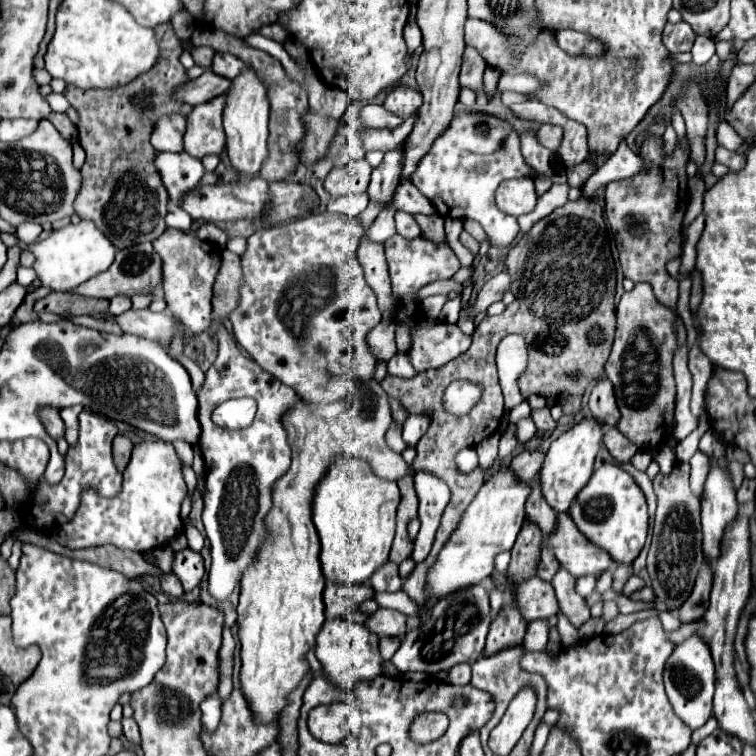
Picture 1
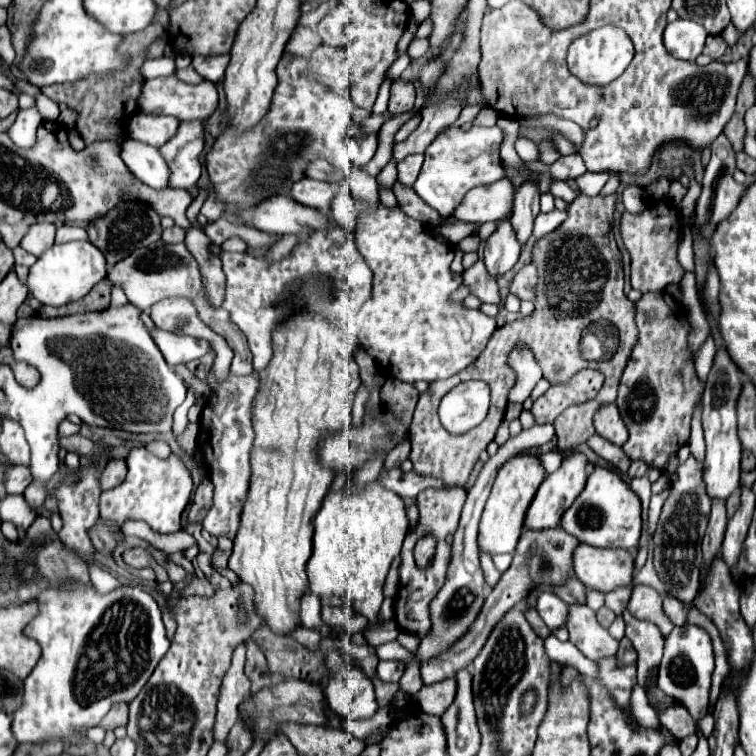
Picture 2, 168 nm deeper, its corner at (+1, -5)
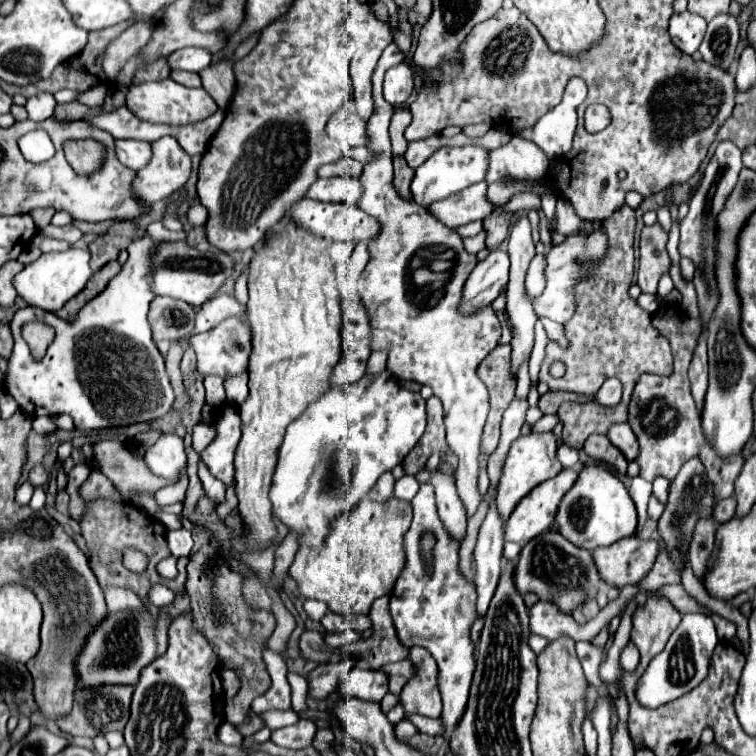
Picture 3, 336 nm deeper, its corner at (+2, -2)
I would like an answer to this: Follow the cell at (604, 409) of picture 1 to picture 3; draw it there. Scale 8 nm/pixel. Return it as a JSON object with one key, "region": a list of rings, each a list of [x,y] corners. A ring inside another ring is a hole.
{"region":[[[613,424],[607,438],[625,454],[625,458],[629,462],[633,462],[637,458],[637,452],[639,452],[639,444],[637,444],[637,438],[633,434],[633,430],[629,428],[629,424]]]}

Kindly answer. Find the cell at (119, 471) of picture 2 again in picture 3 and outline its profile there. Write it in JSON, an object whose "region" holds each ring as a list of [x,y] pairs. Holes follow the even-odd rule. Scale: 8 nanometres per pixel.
{"region":[[[91,472],[89,474],[89,478],[79,488],[79,496],[83,500],[93,500],[93,498],[99,498],[99,496],[107,496],[111,500],[121,500],[121,496],[117,494],[111,480],[105,478],[101,472]]]}

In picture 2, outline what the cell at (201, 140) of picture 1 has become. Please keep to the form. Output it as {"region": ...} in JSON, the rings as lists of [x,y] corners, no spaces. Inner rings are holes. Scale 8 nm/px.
{"region":[[[204,119],[182,121],[178,133],[164,147],[160,147],[162,157],[168,161],[172,169],[170,187],[190,189],[198,183],[202,173],[200,155],[206,145],[204,125],[206,125]]]}

